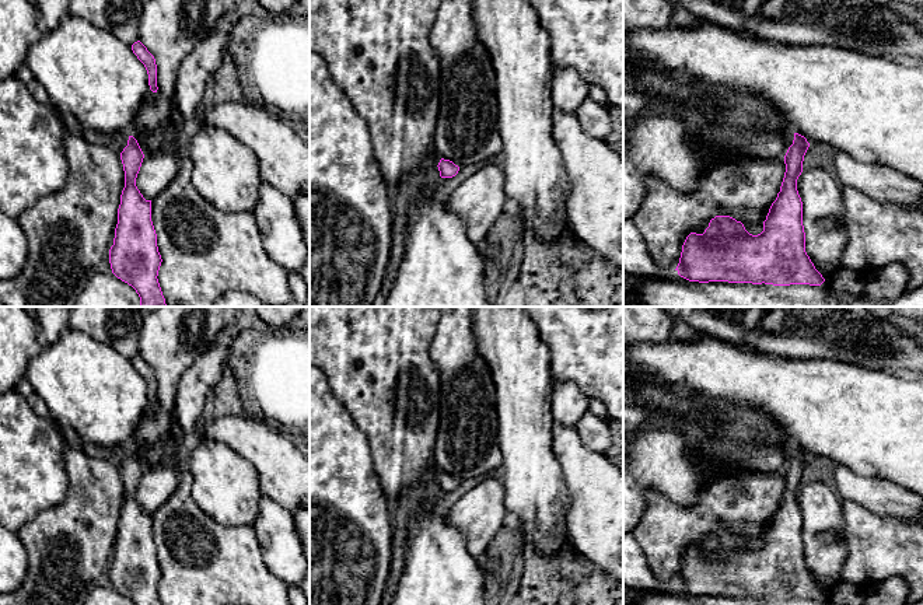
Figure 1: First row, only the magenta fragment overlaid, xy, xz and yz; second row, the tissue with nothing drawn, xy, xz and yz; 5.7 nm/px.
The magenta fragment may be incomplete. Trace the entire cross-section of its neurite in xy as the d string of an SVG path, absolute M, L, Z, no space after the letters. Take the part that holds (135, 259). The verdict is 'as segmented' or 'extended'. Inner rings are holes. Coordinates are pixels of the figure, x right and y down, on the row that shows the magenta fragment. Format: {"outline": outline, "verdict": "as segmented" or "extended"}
{"outline": "M129 136L127 146L120 153L125 188L109 263L112 273L136 290L140 307L167 307L157 279L162 259L151 221L151 200L146 200L136 186L143 158L137 140Z", "verdict": "as segmented"}

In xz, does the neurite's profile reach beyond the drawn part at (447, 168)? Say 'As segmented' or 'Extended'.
As segmented

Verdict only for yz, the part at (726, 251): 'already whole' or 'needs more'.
already whole

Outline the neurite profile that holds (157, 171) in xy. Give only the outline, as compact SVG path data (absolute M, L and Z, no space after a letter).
M162 151L143 158L136 186L146 200L153 200L178 174L178 157Z

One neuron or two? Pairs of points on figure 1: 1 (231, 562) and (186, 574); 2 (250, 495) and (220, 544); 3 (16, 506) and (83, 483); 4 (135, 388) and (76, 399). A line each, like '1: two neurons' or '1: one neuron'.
1: one neuron
2: two neurons
3: two neurons
4: one neuron

